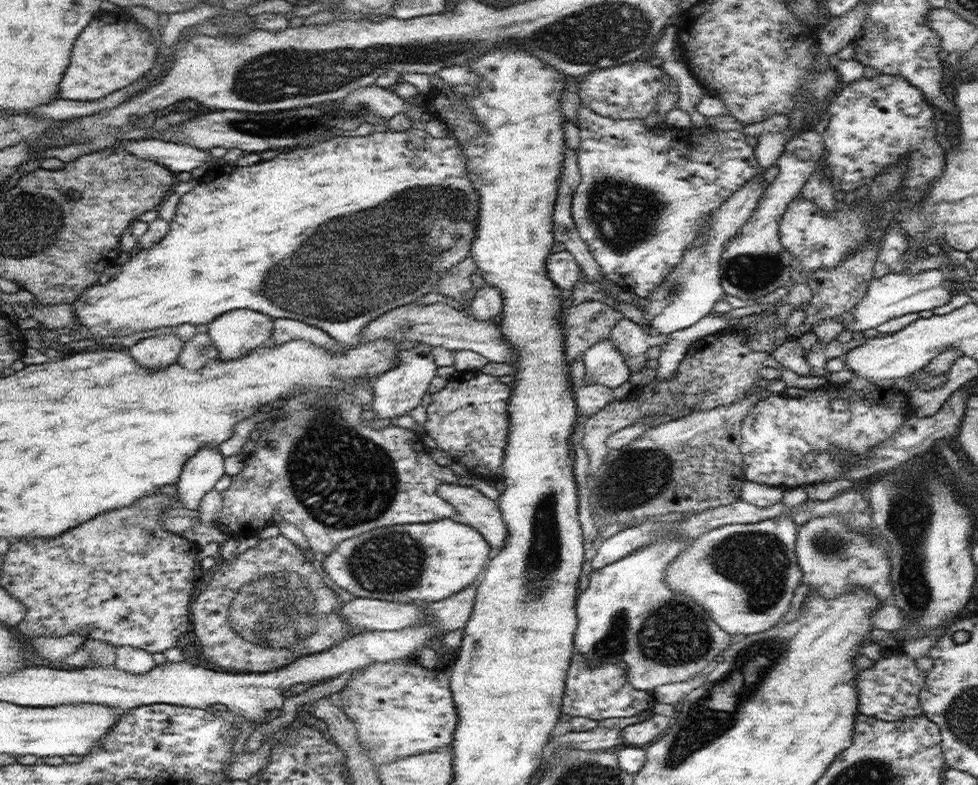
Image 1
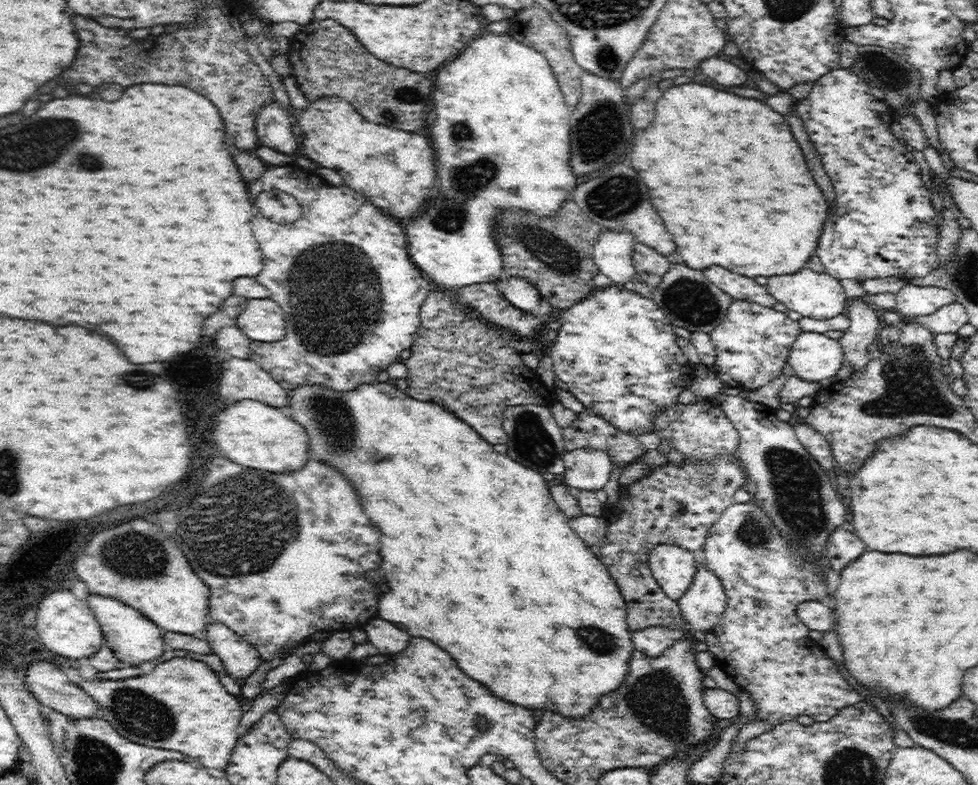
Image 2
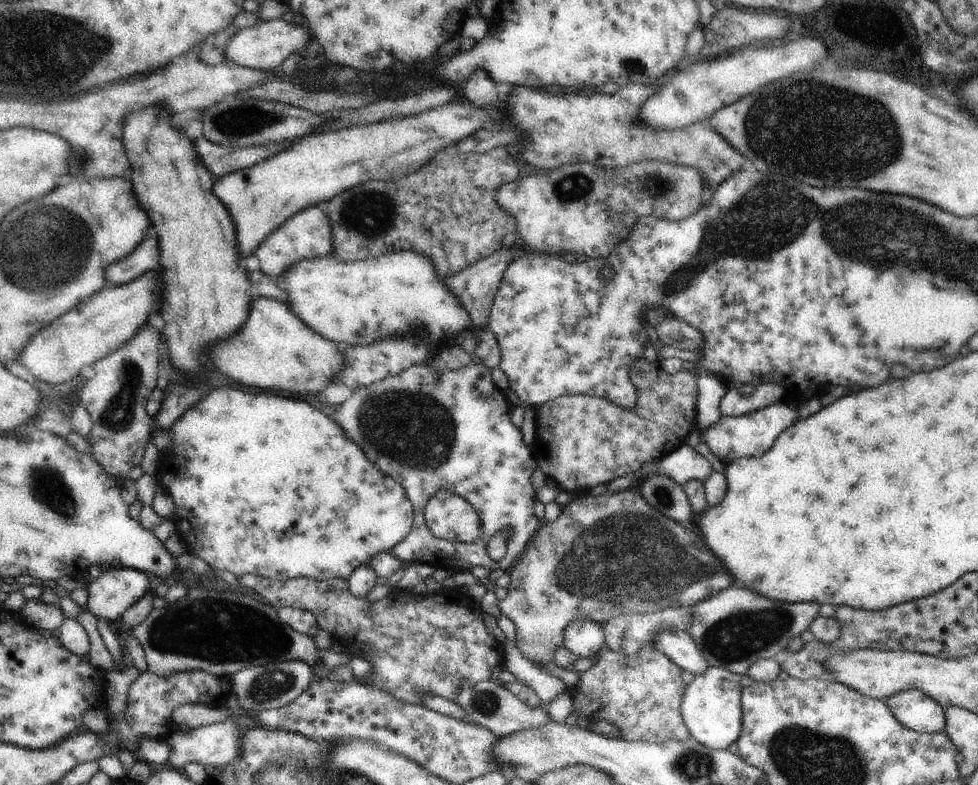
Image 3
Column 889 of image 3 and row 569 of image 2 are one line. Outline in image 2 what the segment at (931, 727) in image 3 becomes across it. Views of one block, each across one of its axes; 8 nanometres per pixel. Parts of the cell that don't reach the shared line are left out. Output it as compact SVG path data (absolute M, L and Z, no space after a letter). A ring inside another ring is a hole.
M699 557L688 593L677 601L691 634L708 633L716 627L727 605L727 597L720 579L710 572L702 561Z

